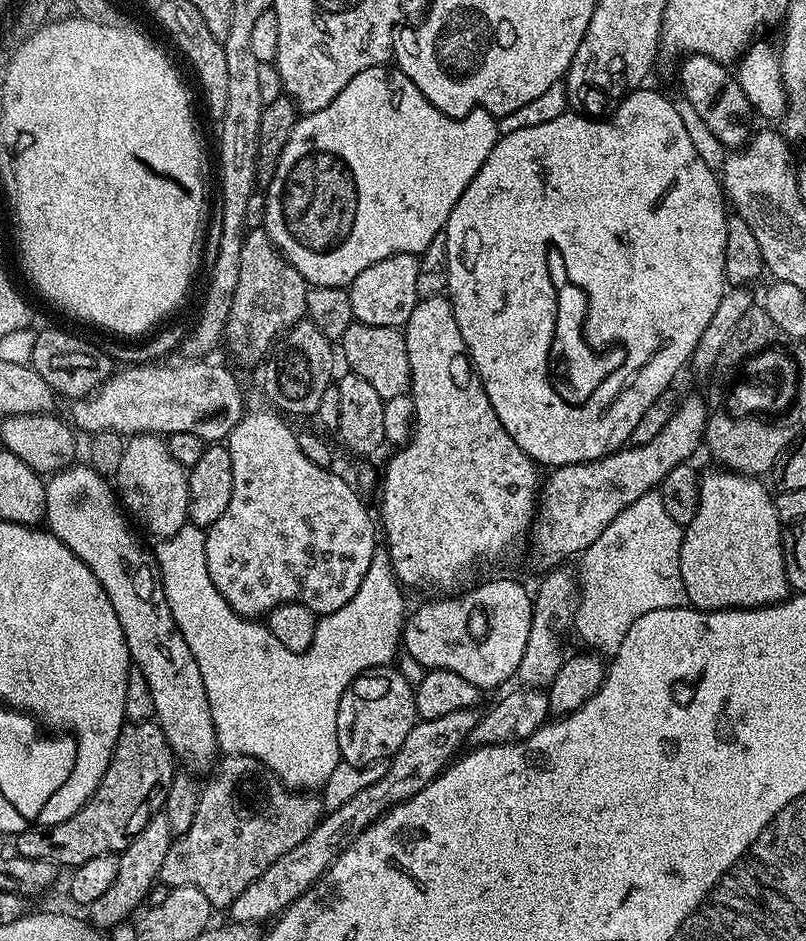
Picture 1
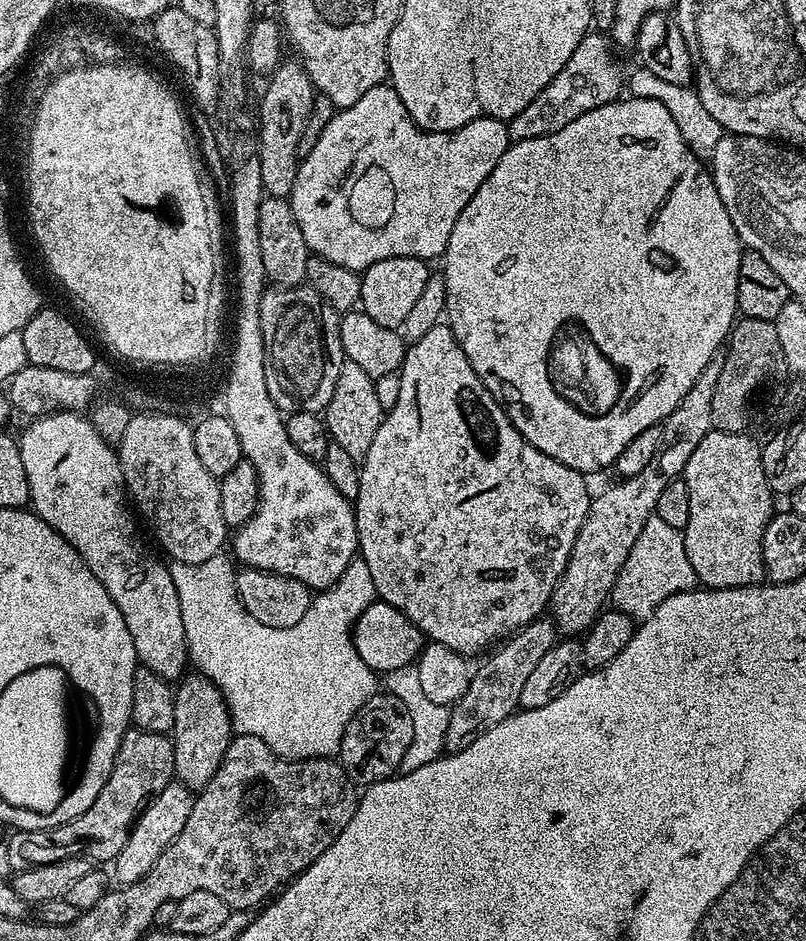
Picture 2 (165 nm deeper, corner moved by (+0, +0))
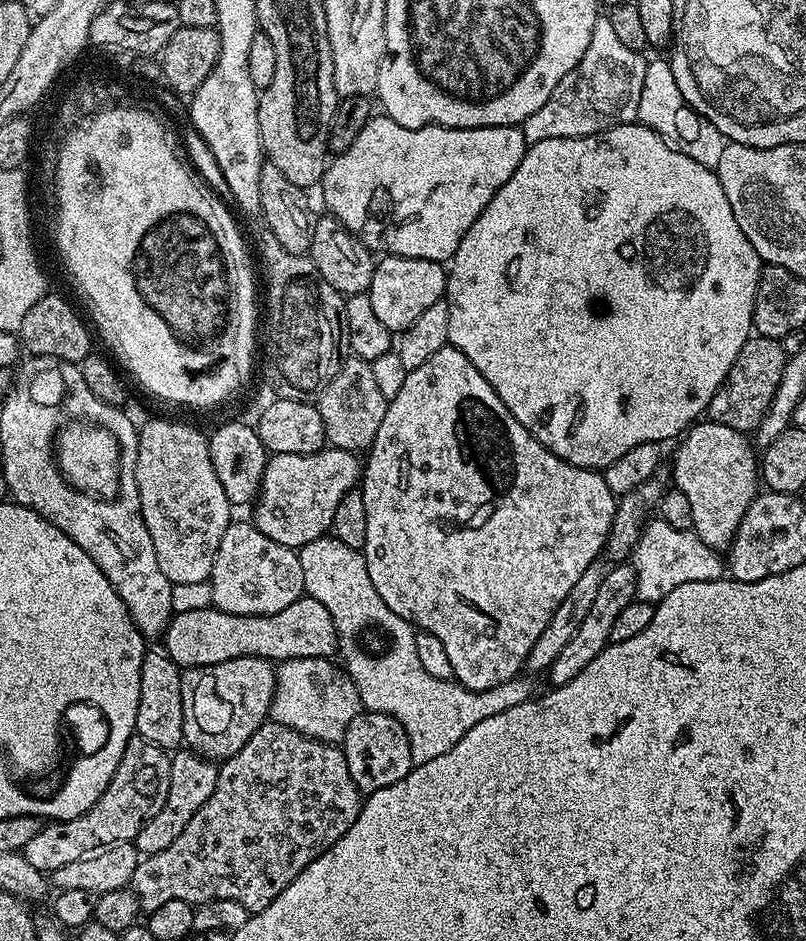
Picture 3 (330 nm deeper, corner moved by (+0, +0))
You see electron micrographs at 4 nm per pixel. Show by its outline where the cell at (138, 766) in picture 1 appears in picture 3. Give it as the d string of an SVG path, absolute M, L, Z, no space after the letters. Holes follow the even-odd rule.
M133 735L132 741L122 750L122 762L118 762L118 770L114 770L114 778L110 778L110 786L78 818L57 820L45 823L38 830L38 835L26 842L22 855L34 870L51 874L58 866L66 866L82 858L86 850L98 850L98 846L126 844L135 841L138 830L162 810L162 802L166 802L166 794L170 790L170 766L172 761L165 749L146 742L141 736Z

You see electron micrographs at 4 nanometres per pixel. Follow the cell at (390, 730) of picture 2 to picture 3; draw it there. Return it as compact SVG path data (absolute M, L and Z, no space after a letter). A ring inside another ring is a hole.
M362 710L350 722L342 741L346 766L350 766L350 778L354 778L361 793L377 792L386 786L394 786L414 765L410 754L410 742L402 722L385 712Z

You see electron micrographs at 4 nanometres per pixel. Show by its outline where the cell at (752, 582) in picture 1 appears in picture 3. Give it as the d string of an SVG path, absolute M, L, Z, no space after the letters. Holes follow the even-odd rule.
M711 422L693 424L676 446L672 476L676 479L674 487L682 490L686 502L690 502L690 511L694 514L691 531L702 538L706 546L727 549L746 510L758 495L757 449L745 433Z

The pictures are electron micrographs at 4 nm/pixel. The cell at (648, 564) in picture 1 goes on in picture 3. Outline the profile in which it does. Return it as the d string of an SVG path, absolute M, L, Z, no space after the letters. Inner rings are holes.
M653 519L654 522L645 523L640 533L640 543L633 550L630 563L633 568L660 568L660 593L661 597L670 594L685 582L710 582L721 579L726 572L725 561L717 549L706 546L702 538L698 538L691 530L674 530L665 520Z

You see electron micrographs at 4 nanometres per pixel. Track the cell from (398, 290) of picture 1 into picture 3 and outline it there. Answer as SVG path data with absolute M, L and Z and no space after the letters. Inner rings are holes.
M381 255L376 260L374 278L367 293L374 315L394 334L399 334L418 319L422 313L434 306L445 295L448 286L446 268L439 260L406 258L405 256Z

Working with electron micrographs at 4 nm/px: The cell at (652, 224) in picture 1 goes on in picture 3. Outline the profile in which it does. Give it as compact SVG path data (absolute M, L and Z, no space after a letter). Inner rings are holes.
M633 122L616 124L593 136L546 138L546 142L525 147L522 162L510 174L510 182L490 198L486 210L478 214L474 226L458 242L458 250L446 272L450 310L448 344L462 350L474 362L478 374L490 382L506 410L546 450L579 468L603 470L610 462L622 458L626 450L634 450L634 446L675 441L707 413L710 398L714 398L727 378L734 358L738 358L738 350L753 335L752 315L761 267L760 256L750 246L750 238L742 234L742 226L738 226L738 218L734 218L734 210L726 202L726 190L722 190L715 171L674 150L654 130Z

